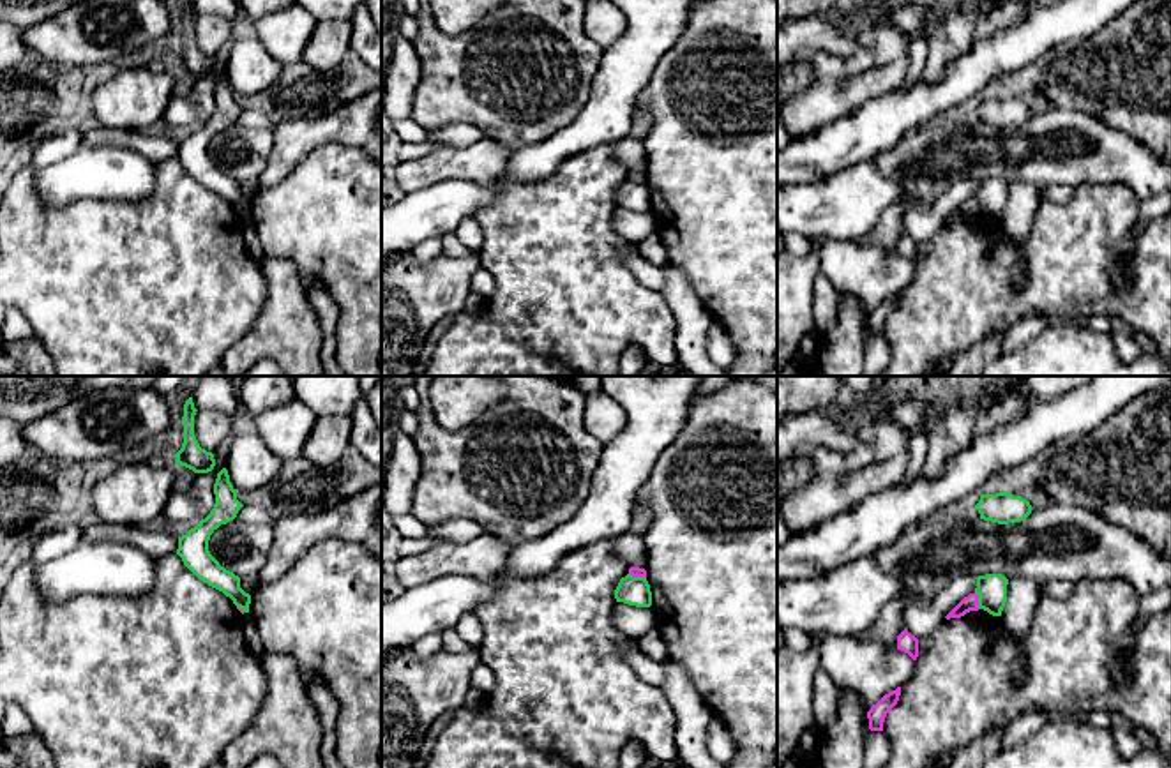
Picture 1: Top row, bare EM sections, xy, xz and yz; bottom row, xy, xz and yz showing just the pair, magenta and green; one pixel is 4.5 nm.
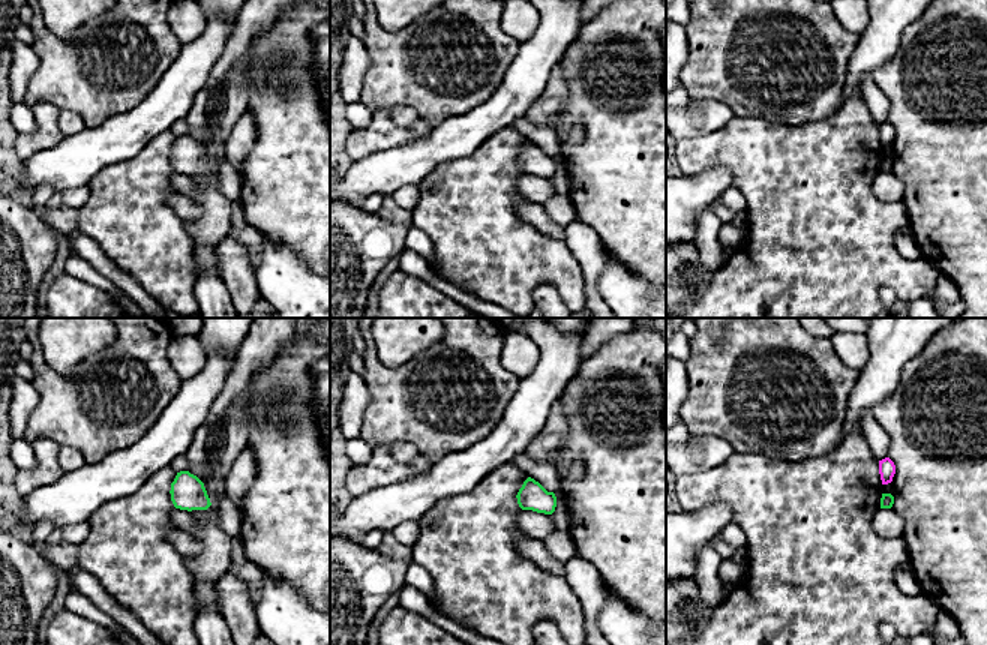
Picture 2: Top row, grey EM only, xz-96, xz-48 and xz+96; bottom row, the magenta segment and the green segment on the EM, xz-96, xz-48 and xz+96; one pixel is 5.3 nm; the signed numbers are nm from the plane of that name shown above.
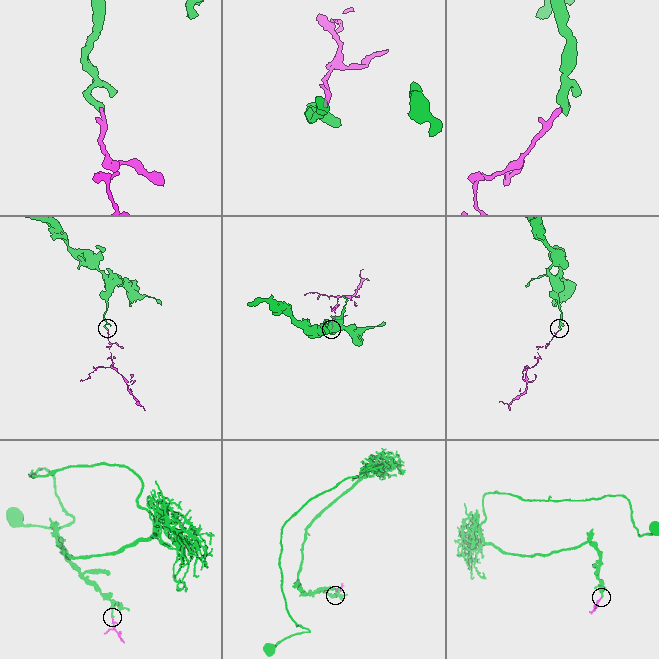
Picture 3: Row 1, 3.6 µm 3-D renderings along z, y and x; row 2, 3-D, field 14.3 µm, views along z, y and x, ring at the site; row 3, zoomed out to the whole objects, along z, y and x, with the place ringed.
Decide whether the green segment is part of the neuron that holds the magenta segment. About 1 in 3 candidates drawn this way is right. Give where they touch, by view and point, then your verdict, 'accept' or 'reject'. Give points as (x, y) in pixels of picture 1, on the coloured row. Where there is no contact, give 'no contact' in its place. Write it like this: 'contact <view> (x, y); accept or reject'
contact yz (977, 601); reject

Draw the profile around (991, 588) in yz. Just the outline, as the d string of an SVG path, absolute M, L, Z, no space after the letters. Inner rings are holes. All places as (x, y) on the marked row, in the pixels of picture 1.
M986 574L977 577L975 593L978 595L978 607L993 616L1001 616L1007 602L1009 579L1001 574Z

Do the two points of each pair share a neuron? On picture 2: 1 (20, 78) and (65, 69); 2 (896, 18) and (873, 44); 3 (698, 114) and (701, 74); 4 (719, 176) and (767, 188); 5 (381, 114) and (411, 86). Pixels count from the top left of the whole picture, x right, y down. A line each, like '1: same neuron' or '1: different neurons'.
1: different neurons
2: same neuron
3: different neurons
4: different neurons
5: different neurons

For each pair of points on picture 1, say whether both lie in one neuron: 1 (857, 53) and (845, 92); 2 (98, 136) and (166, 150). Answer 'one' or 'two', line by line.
1: two
2: one

